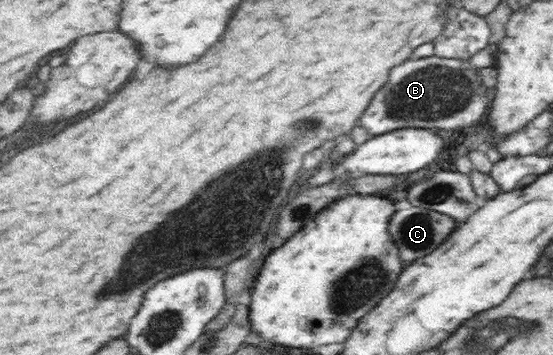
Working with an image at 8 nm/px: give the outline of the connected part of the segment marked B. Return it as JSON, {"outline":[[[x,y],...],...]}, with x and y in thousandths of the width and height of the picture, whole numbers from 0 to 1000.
{"outline":[[[792,158],[741,166],[716,189],[698,245],[673,276],[647,341],[671,386],[691,386],[727,363],[832,363],[868,346],[882,307],[881,245],[870,231],[864,192],[846,169]]]}

